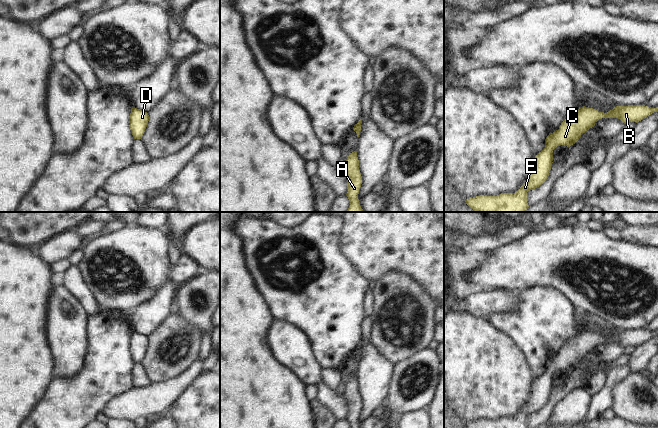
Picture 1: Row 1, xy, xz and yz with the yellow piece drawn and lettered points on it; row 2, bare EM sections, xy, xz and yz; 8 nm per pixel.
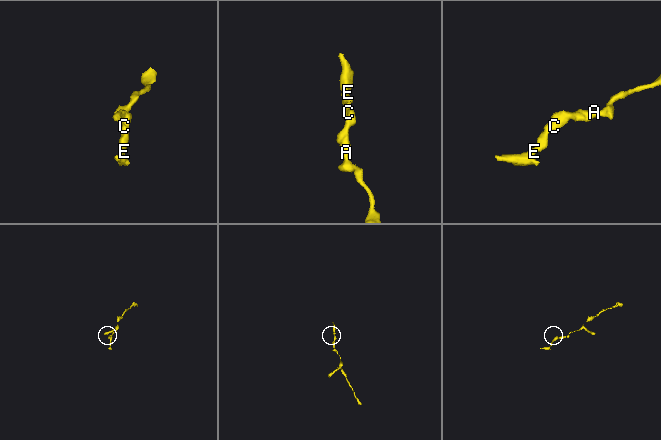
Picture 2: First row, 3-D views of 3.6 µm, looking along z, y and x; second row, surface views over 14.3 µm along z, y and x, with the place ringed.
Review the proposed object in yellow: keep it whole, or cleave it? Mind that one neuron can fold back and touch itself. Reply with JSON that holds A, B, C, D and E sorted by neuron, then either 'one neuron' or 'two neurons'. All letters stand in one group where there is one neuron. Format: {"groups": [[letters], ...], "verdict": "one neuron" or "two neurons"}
{"groups": [["A", "B", "C", "D", "E"]], "verdict": "one neuron"}

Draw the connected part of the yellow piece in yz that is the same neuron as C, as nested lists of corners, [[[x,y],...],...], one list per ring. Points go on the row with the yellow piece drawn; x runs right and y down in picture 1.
[[[643,105],[616,106],[607,113],[598,112],[589,107],[579,107],[570,114],[560,125],[559,129],[545,139],[545,148],[539,152],[532,165],[532,171],[525,183],[515,193],[501,193],[497,196],[480,195],[466,199],[466,204],[475,212],[525,212],[529,207],[527,192],[542,185],[549,176],[553,161],[553,150],[560,145],[570,147],[581,135],[602,118],[618,118],[624,124],[643,120],[658,107],[651,108]]]

